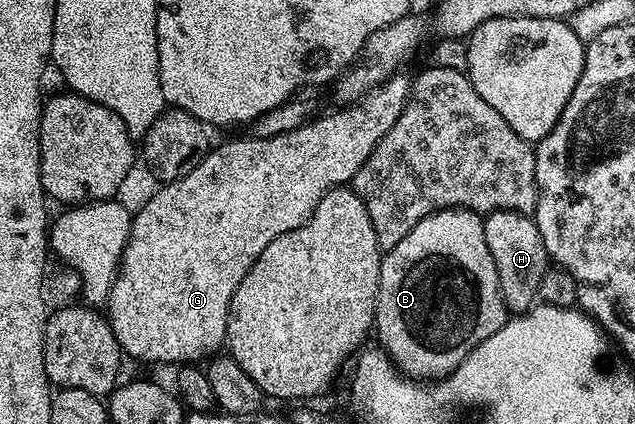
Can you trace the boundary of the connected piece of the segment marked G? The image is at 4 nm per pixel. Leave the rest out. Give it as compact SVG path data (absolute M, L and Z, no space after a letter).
M404 73L394 74L363 99L343 106L340 109L342 111L336 111L333 115L321 114L290 133L282 133L278 137L269 139L251 137L232 139L229 143L218 144L217 147L215 144L202 161L202 165L198 165L198 169L190 169L190 173L186 173L186 177L160 185L160 188L141 205L140 212L137 210L133 214L132 231L128 234L128 244L124 246L124 253L120 256L120 266L116 278L112 281L112 292L108 294L106 300L106 308L108 307L106 318L108 324L112 326L114 337L120 343L121 352L127 358L129 355L130 358L138 359L142 363L176 363L175 365L192 365L200 361L200 358L203 360L205 357L219 352L226 343L230 301L234 297L242 277L246 277L246 273L254 265L254 261L260 256L262 249L266 249L266 245L270 245L270 241L301 227L312 216L314 209L322 201L322 197L326 197L328 191L332 191L335 187L351 184L358 169L362 169L362 165L368 160L370 153L374 153L378 141L382 137L386 137L386 133L390 133L390 125L394 125L394 121L398 121L398 117L402 117L402 109L406 109L409 94L409 77L404 76Z

